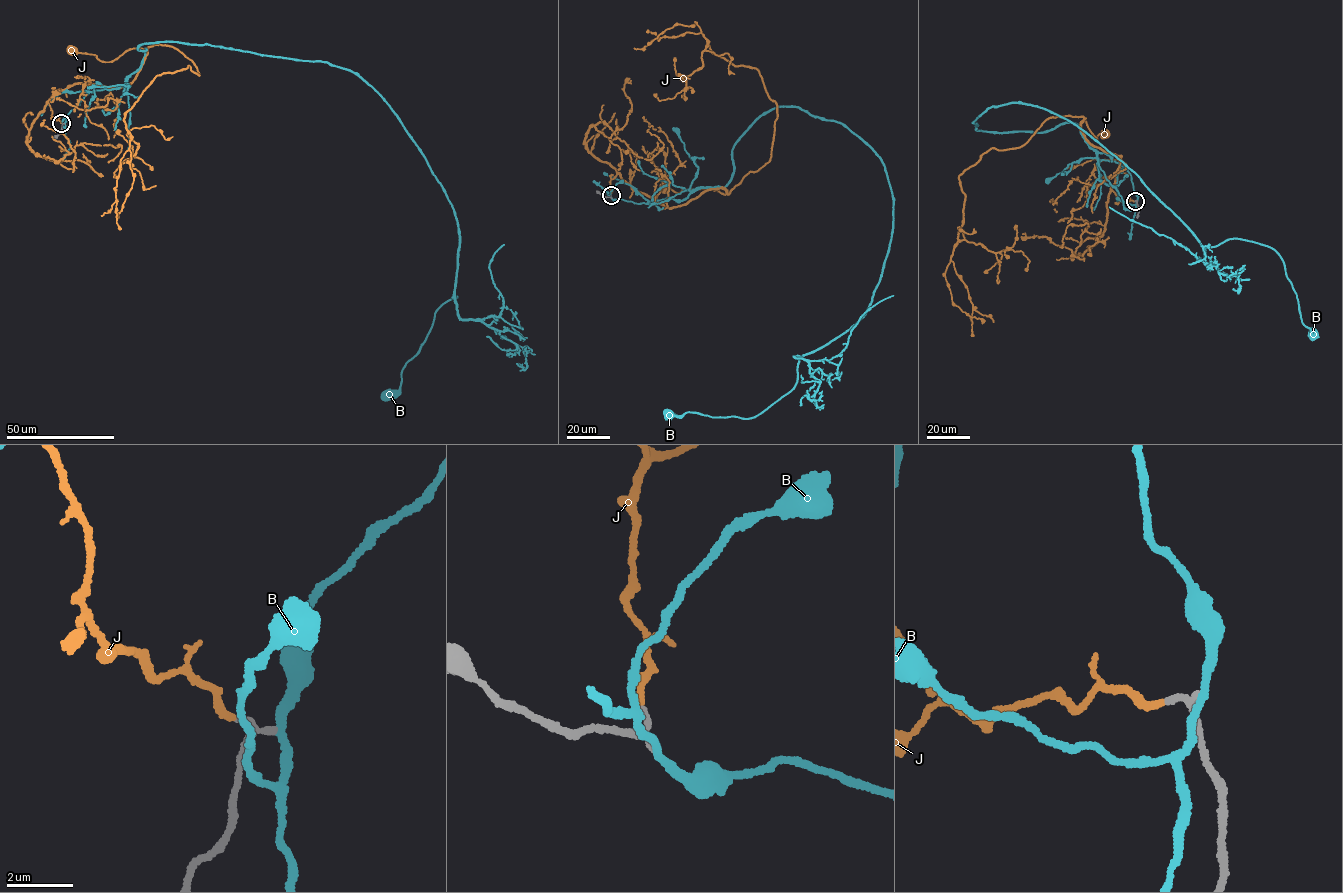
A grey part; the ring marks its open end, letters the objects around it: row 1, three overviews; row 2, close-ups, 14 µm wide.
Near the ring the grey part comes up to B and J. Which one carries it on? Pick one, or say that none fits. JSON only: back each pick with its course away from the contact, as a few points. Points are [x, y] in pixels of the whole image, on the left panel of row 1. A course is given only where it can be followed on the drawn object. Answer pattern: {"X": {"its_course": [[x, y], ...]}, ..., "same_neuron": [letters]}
{"J": {"its_course": [[61, 123], [53, 117], [51, 95], [78, 83], [127, 86], [146, 52], [132, 48], [102, 62], [72, 50]]}, "same_neuron": ["J"]}

